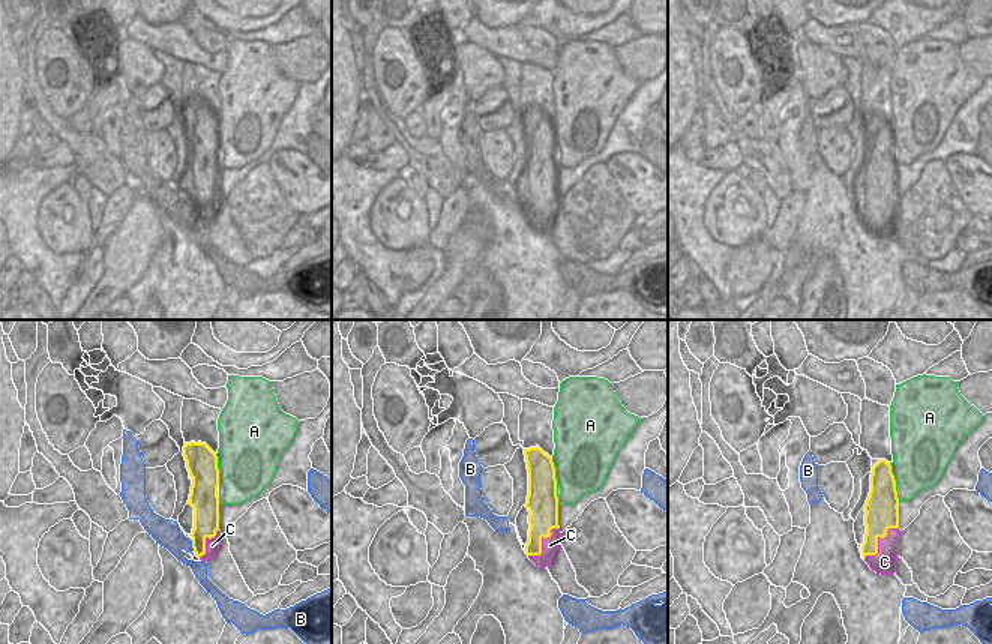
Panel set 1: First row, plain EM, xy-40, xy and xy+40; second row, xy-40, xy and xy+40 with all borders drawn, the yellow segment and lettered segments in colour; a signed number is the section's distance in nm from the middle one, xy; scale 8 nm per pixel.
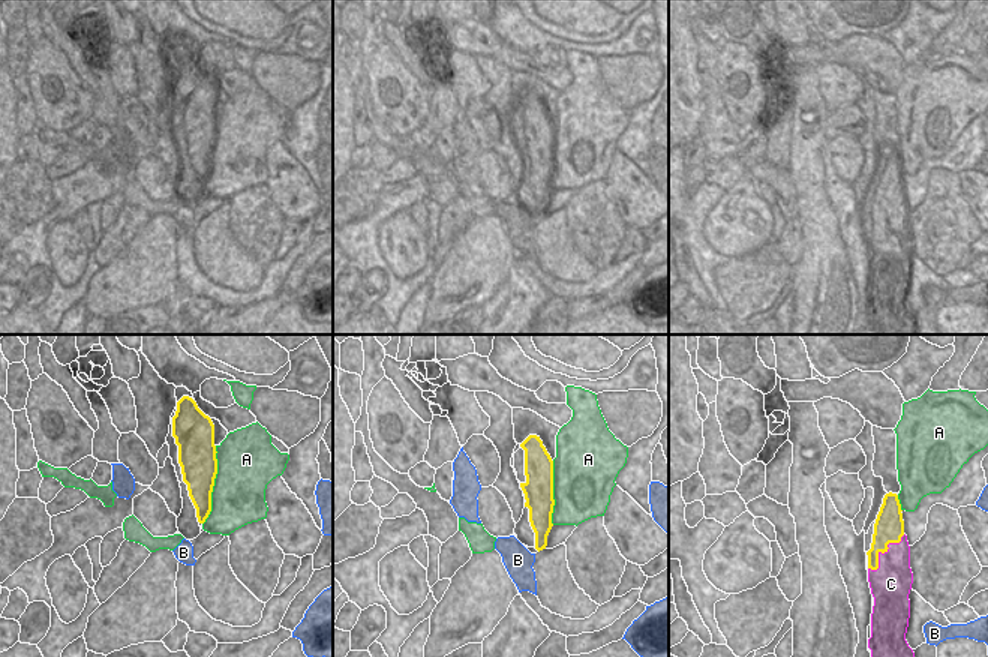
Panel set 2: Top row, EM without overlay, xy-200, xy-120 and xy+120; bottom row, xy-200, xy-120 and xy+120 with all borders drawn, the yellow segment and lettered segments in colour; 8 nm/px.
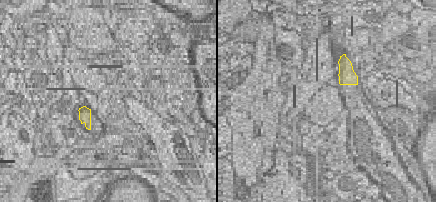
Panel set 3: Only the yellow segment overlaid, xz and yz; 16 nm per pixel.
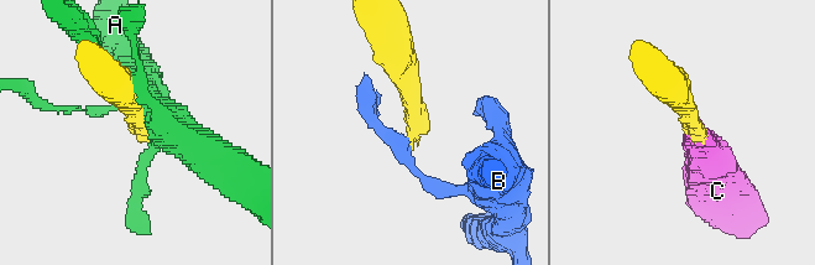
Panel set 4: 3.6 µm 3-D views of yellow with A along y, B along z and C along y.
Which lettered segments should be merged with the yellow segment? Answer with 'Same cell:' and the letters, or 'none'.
Same cell: C.

